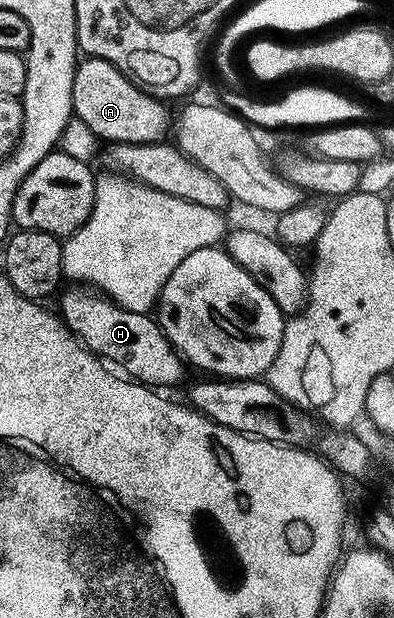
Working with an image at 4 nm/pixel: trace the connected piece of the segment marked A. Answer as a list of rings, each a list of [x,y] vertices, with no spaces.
[[[86,56],[79,61],[72,84],[72,100],[74,118],[82,121],[96,137],[103,138],[106,144],[160,142],[167,137],[166,129],[172,126],[172,114],[166,111],[167,103],[147,92],[108,60]]]

